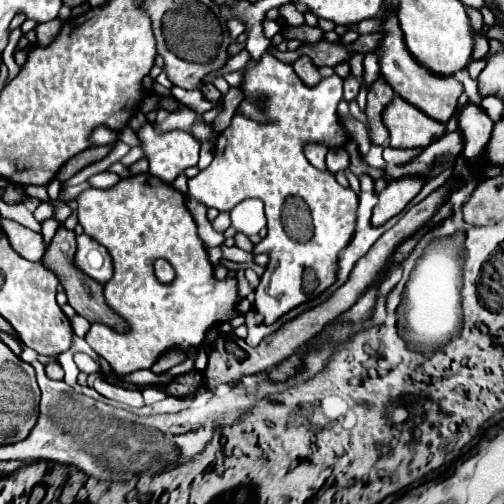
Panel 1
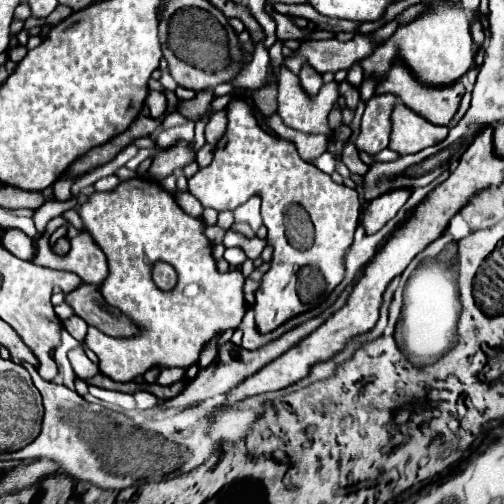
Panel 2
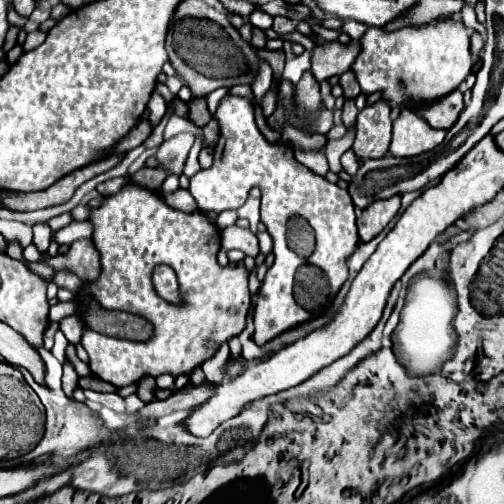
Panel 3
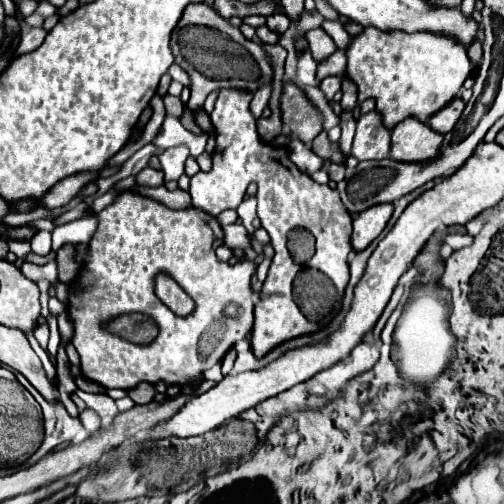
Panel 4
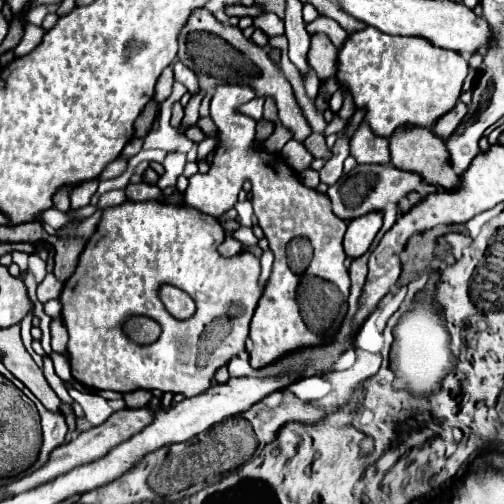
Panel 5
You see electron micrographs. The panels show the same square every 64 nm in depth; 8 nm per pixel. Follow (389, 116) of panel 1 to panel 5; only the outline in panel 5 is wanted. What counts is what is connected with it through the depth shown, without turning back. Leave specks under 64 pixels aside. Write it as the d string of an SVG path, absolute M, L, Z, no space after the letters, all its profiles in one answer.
M408 128L408 132L396 132L390 140L390 154L392 154L392 166L420 174L426 184L438 186L442 190L458 190L460 188L460 174L450 164L450 154L444 142L434 136L434 132L426 128Z

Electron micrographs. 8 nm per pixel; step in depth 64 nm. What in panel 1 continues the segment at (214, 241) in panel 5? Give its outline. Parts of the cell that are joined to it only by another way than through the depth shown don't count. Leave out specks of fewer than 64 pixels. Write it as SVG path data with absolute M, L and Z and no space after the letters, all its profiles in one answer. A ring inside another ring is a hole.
M138 174L120 180L116 186L108 190L88 188L78 196L78 222L82 224L88 236L92 236L98 244L102 244L108 250L114 262L114 276L104 284L104 298L108 300L110 308L116 308L116 312L120 312L120 316L128 320L130 330L118 334L112 332L112 328L104 328L102 324L98 324L90 326L84 340L96 354L100 354L110 364L112 372L118 378L132 374L136 370L150 368L168 350L180 350L184 354L190 354L192 348L202 346L206 332L210 328L214 328L216 324L232 322L238 316L238 280L230 276L218 280L214 276L214 268L208 260L206 246L200 240L196 222L186 208L186 198L170 184L150 174ZM158 258L168 260L176 270L176 278L172 284L160 284L156 280L152 266Z

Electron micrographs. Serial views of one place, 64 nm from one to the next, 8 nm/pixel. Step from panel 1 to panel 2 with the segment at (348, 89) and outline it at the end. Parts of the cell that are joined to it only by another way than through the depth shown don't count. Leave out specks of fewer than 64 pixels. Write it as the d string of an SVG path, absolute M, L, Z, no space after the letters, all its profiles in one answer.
M340 82L338 84L338 92L346 98L346 106L350 108L350 110L356 110L356 106L358 106L358 90L356 88L352 88L348 82Z

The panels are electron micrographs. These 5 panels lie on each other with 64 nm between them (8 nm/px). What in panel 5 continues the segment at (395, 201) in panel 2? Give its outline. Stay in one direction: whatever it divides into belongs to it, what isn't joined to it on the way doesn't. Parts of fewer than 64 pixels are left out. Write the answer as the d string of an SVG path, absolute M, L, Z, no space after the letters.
M370 212L368 216L362 216L360 220L350 220L346 234L344 234L344 252L346 258L360 258L368 252L374 236L378 234L382 226L382 214Z

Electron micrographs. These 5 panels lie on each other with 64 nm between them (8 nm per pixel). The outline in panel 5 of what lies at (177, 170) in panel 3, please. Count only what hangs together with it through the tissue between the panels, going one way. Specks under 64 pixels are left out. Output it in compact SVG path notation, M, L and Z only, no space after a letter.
M170 152L164 160L164 176L160 178L160 188L168 188L176 184L176 178L184 172L184 164L186 164L186 154L180 152Z

